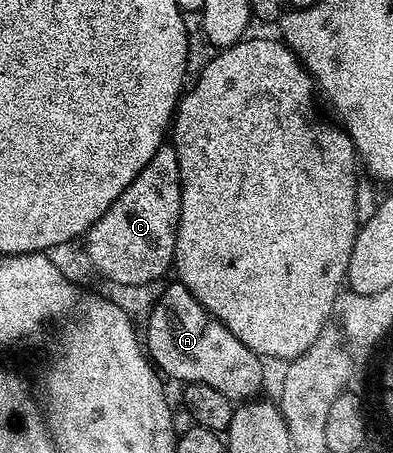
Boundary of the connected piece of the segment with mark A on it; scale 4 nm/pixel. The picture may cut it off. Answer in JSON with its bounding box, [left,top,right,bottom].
[143,282,265,402]

